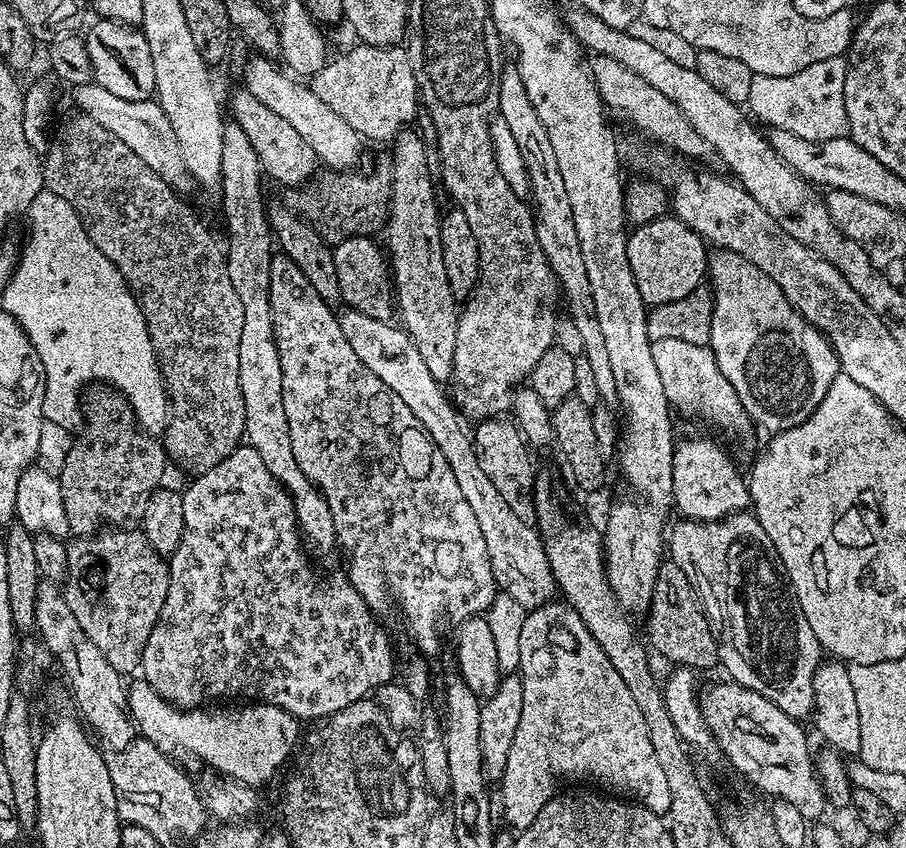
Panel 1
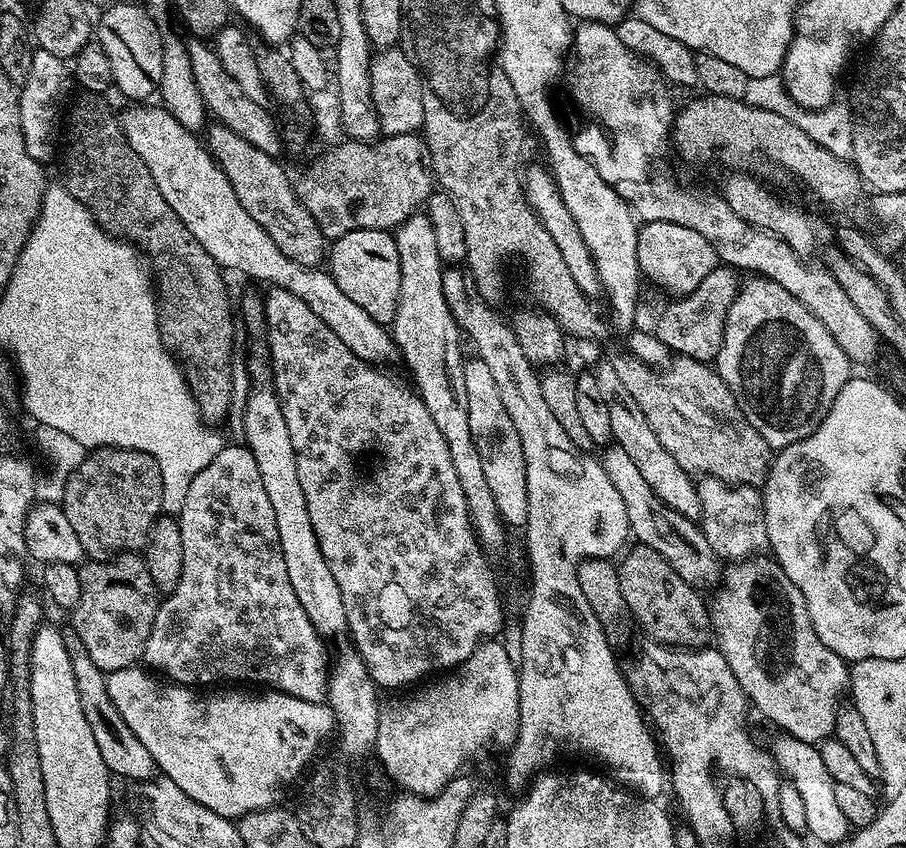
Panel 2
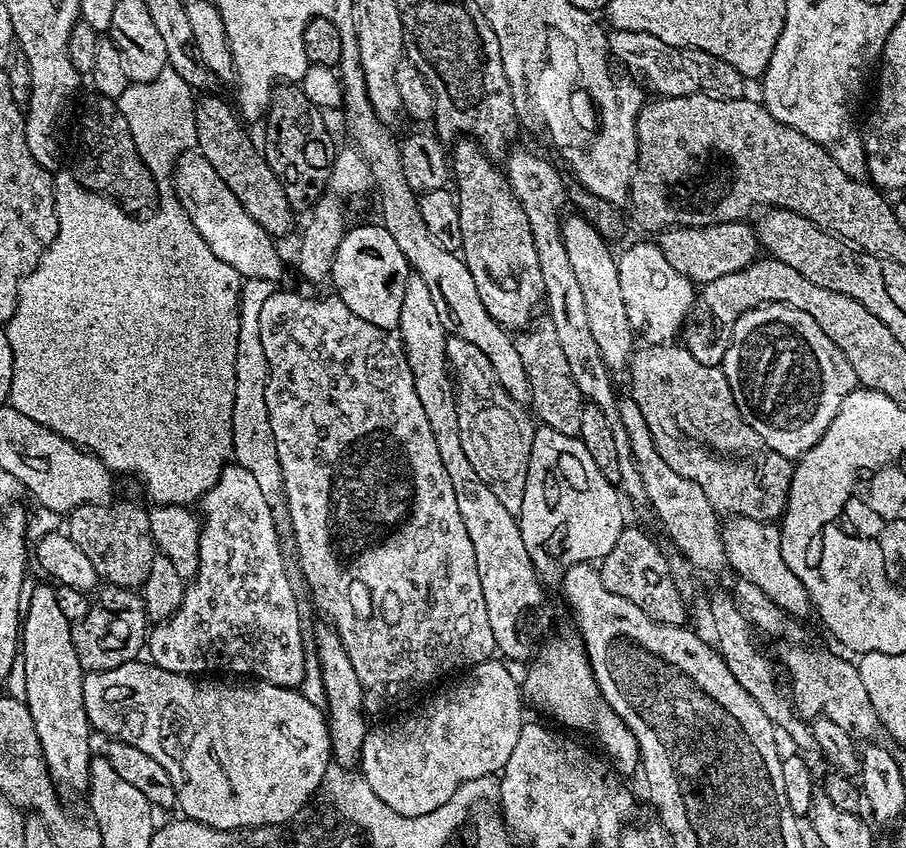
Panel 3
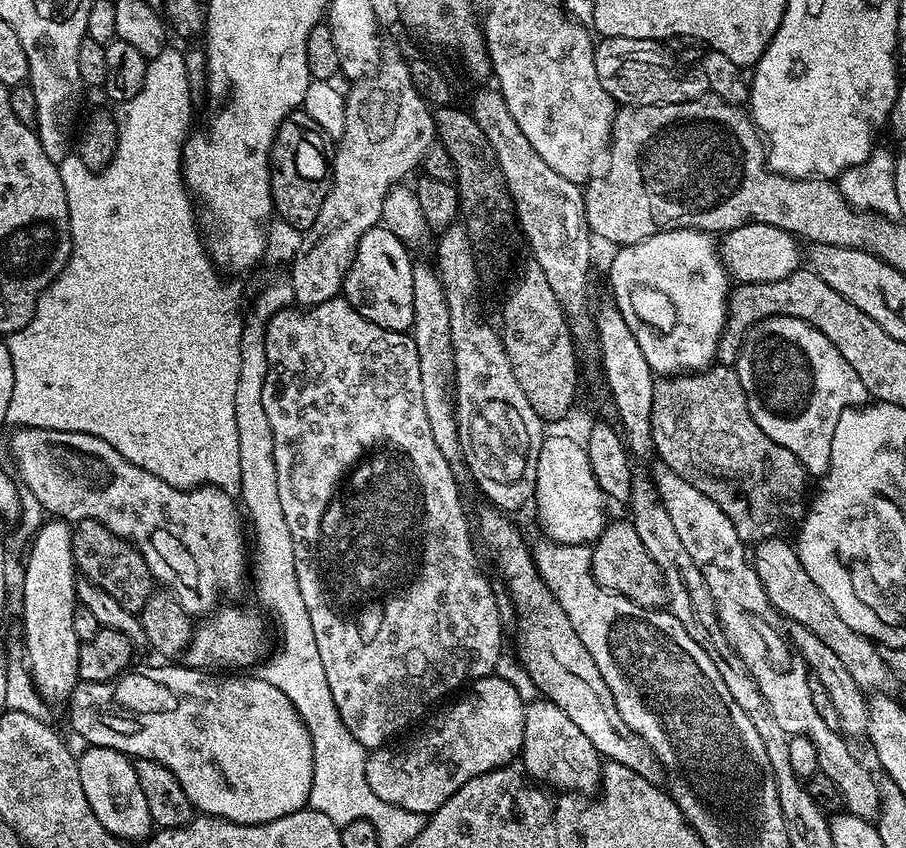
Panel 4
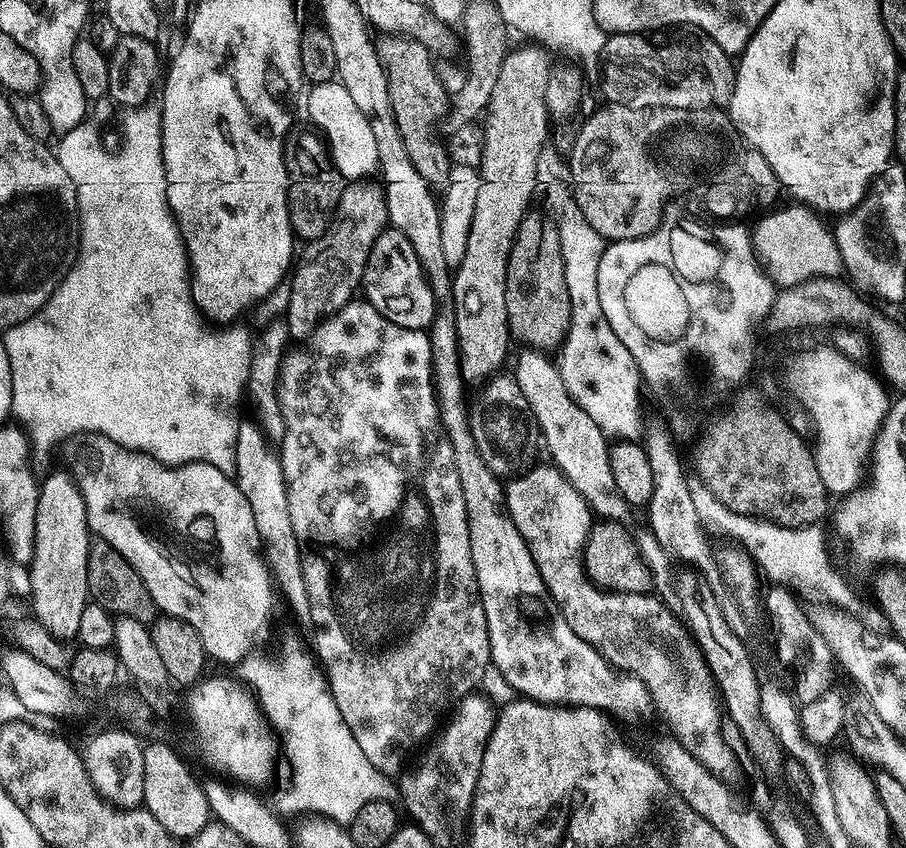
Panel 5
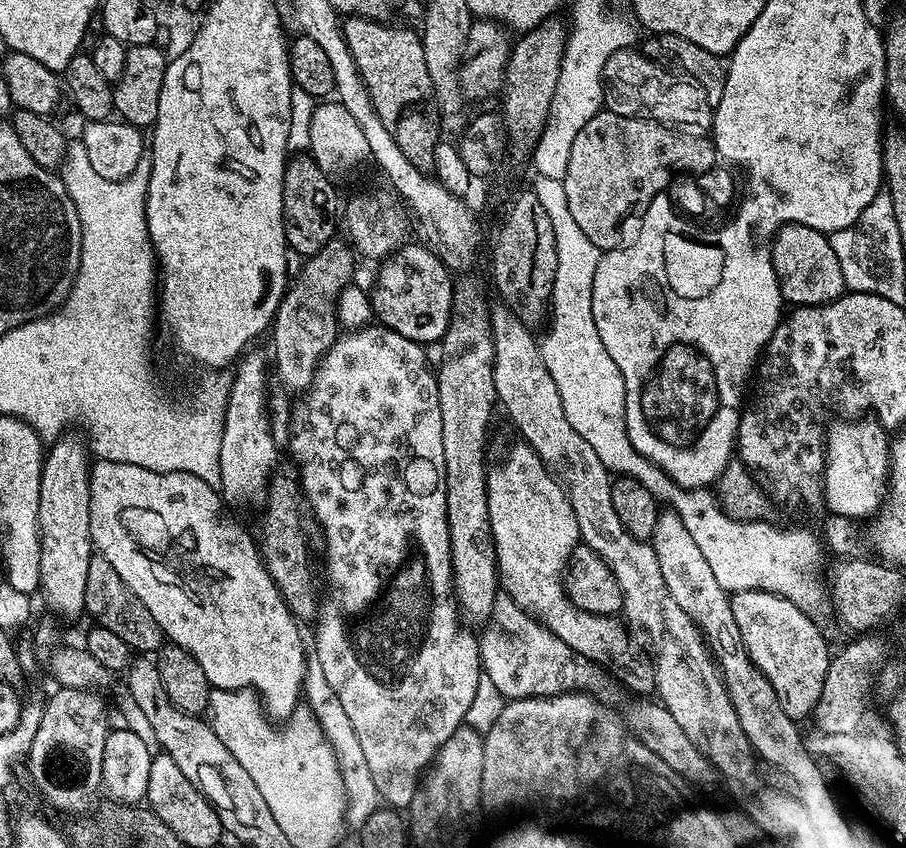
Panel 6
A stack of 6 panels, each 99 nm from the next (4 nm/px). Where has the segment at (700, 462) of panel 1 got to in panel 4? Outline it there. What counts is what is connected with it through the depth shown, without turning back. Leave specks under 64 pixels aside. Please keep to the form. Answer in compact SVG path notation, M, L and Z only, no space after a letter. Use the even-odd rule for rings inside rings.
M769 538L755 545L756 553L750 556L750 563L755 568L762 586L766 590L766 598L776 607L781 617L806 626L817 638L822 638L834 654L838 654L842 666L845 664L872 664L872 660L882 654L881 649L873 641L867 640L862 634L850 630L842 618L838 618L838 610L830 606L826 594L814 586L814 578L806 574L802 562L798 558L795 547L784 538Z

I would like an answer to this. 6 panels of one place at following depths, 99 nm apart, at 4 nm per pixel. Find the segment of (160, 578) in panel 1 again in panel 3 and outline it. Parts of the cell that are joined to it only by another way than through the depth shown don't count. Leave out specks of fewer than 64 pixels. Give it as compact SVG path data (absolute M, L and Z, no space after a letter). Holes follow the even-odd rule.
M104 586L99 589L86 618L72 625L72 641L85 672L101 672L137 659L145 647L149 631L150 621L139 591Z

